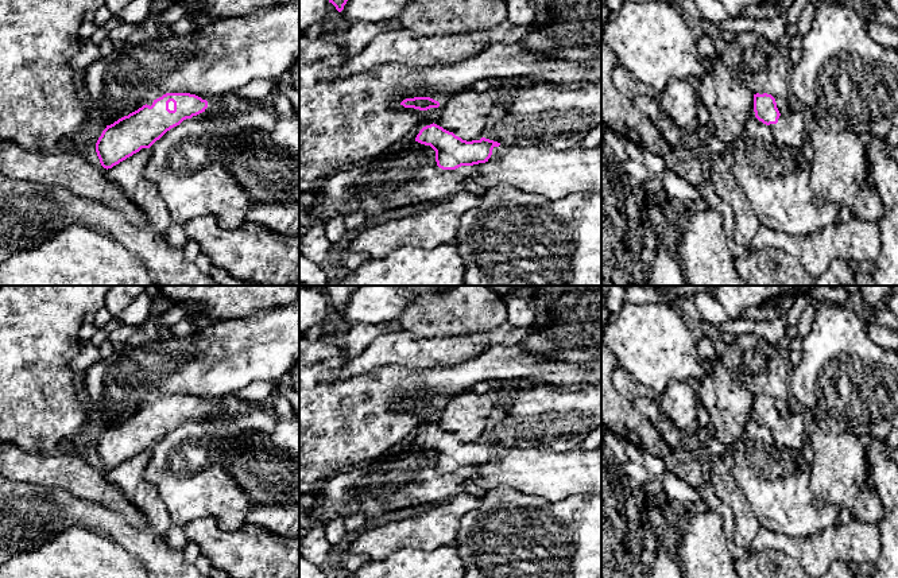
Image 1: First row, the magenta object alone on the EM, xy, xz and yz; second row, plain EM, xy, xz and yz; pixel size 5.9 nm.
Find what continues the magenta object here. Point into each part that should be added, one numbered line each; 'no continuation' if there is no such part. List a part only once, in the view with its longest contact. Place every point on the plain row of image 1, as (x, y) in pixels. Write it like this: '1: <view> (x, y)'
1: xy (229, 407)

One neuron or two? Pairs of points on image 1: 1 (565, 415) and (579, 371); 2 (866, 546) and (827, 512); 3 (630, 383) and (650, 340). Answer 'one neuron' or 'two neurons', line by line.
1: two neurons
2: two neurons
3: two neurons

